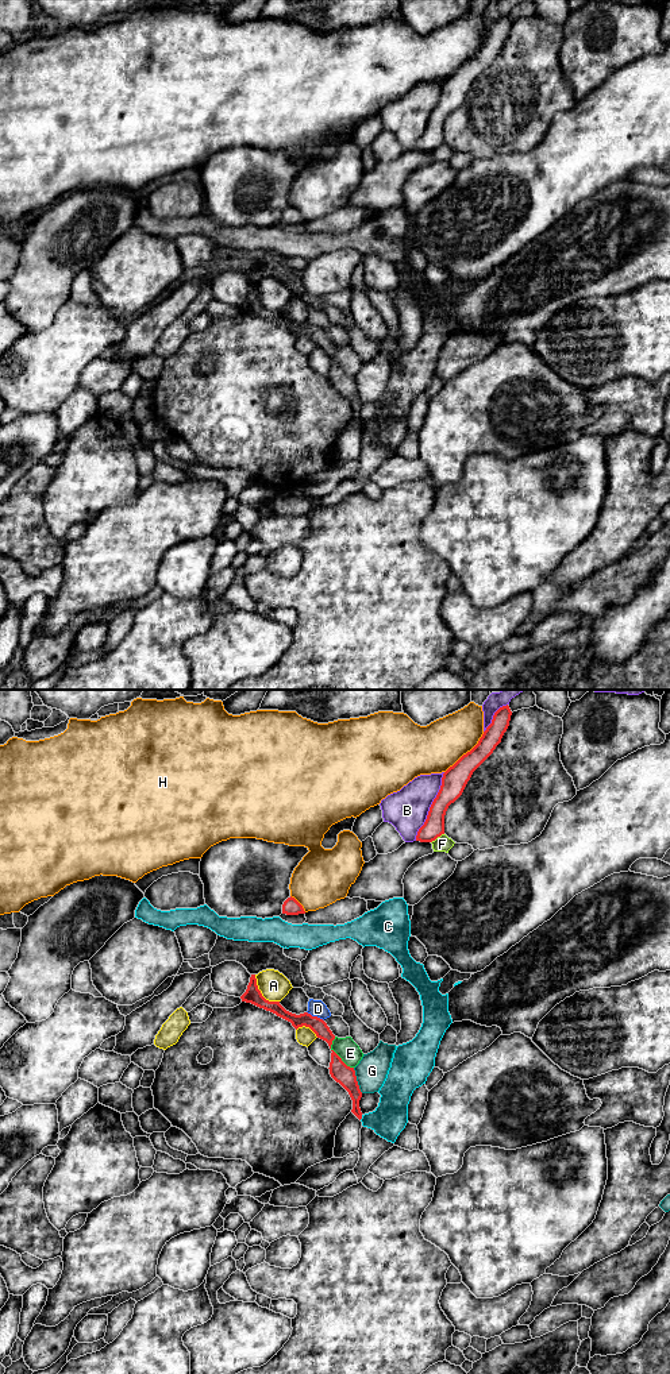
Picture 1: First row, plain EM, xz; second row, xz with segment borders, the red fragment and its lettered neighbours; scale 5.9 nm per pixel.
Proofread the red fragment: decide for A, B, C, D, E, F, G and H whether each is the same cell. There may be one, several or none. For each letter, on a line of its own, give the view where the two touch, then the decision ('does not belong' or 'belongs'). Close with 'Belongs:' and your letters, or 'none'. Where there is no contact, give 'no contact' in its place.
A: xz | does not belong
B: xz | does not belong
C: xz | does not belong
D: xz | does not belong
E: xz | does not belong
F: xz | does not belong
G: xz | does not belong
H: xz | does not belong
Belongs: none

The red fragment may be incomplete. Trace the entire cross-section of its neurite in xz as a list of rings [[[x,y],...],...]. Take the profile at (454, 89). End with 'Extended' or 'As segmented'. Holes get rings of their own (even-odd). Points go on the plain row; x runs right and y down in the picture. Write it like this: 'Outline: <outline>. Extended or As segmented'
Outline: [[[508,13],[500,16],[478,53],[443,82],[440,99],[430,116],[424,134],[417,140],[416,150],[432,151],[444,143],[444,124],[448,115],[462,104],[473,81],[501,51],[509,35],[511,24],[512,20]]]. As segmented

